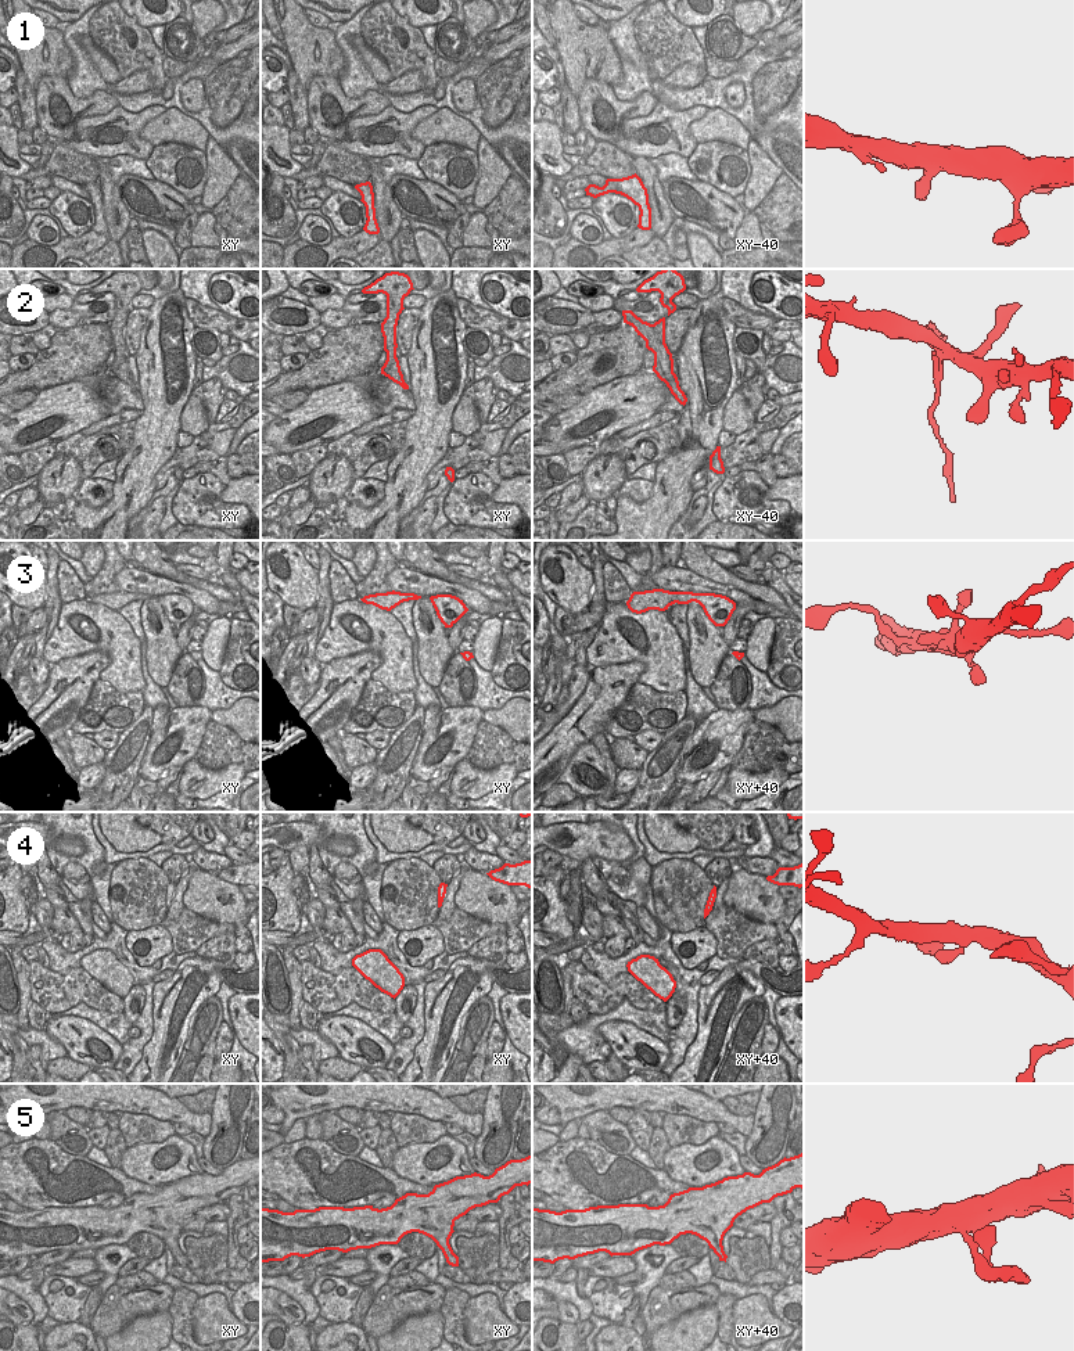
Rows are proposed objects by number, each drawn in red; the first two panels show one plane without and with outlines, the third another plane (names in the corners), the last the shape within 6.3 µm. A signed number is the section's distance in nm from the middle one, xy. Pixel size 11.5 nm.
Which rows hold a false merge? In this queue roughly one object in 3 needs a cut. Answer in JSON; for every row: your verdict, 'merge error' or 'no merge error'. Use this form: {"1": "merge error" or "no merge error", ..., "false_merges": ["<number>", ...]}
{"1": "no merge error", "2": "merge error", "3": "no merge error", "4": "no merge error", "5": "no merge error", "false_merges": ["2"]}

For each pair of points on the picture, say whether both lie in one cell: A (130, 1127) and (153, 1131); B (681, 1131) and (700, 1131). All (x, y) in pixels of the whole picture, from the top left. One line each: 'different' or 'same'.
A: same
B: same

